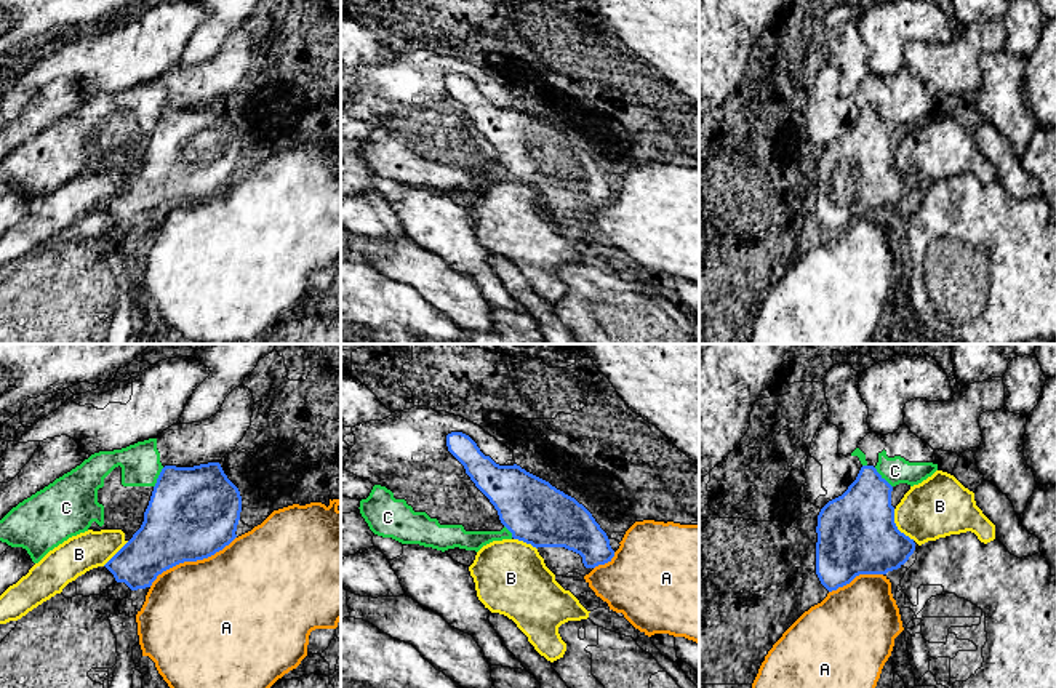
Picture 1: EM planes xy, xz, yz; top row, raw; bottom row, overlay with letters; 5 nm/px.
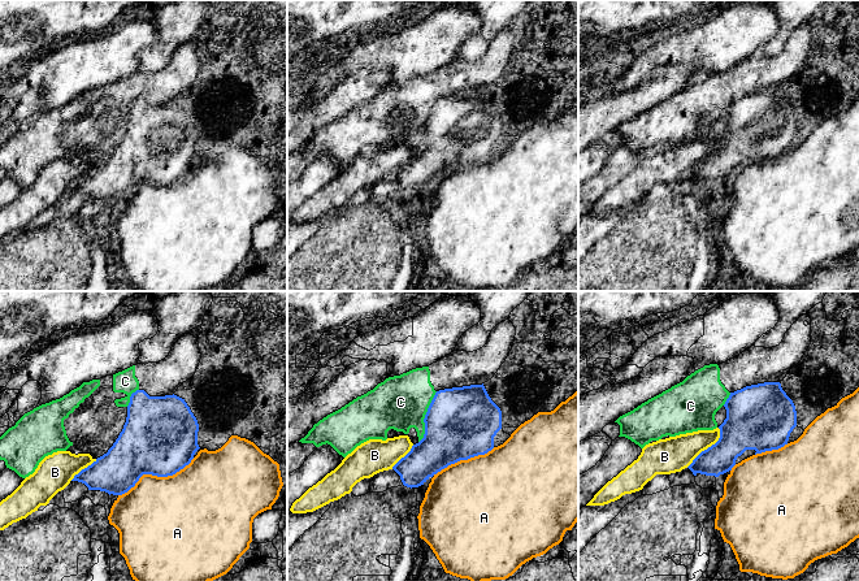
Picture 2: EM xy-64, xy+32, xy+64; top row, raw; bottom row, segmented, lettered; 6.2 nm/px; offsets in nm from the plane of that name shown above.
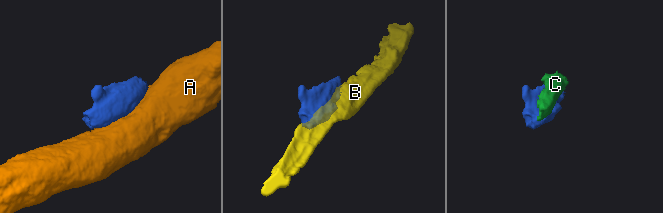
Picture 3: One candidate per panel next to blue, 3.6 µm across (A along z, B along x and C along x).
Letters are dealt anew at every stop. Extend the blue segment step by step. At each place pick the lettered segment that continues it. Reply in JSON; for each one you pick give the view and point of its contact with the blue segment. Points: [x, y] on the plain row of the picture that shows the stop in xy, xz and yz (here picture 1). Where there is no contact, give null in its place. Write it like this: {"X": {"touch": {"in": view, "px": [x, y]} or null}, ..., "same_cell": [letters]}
{"same_cell": []}

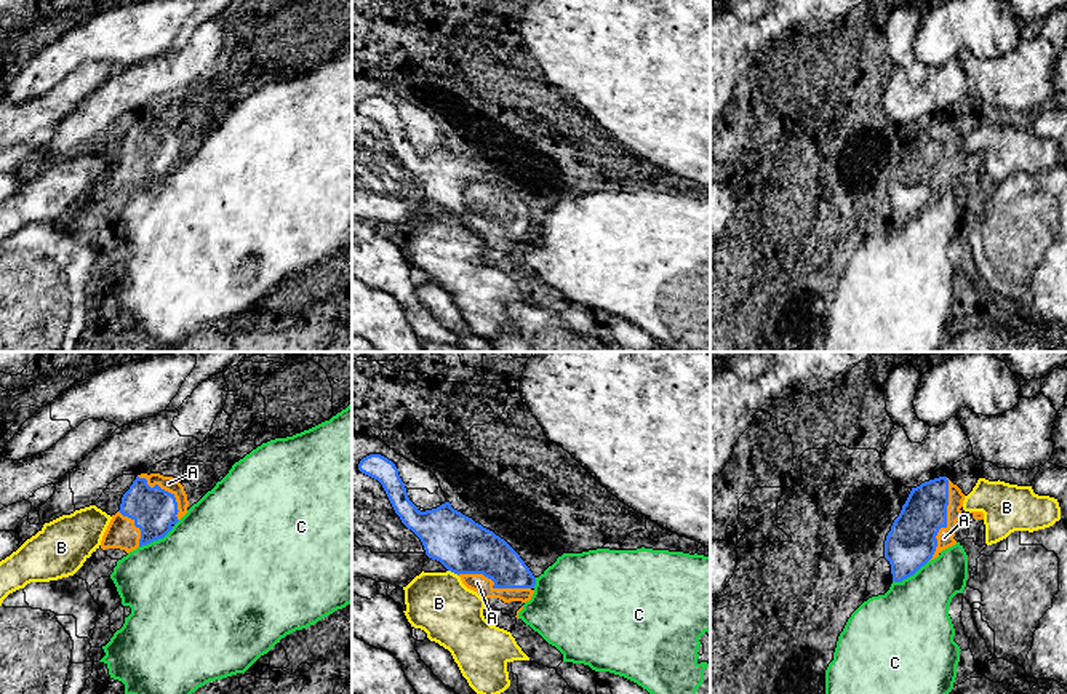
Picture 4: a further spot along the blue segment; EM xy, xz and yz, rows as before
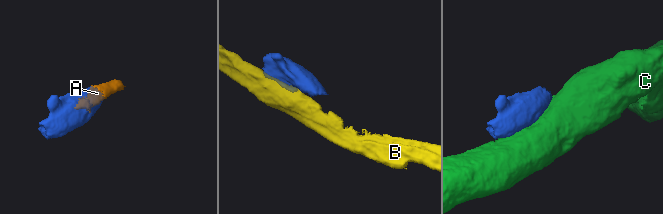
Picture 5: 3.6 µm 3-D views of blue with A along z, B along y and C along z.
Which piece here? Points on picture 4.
{"A": {"touch": {"in": "yz", "px": [946, 162]}}, "same_cell": ["A"]}

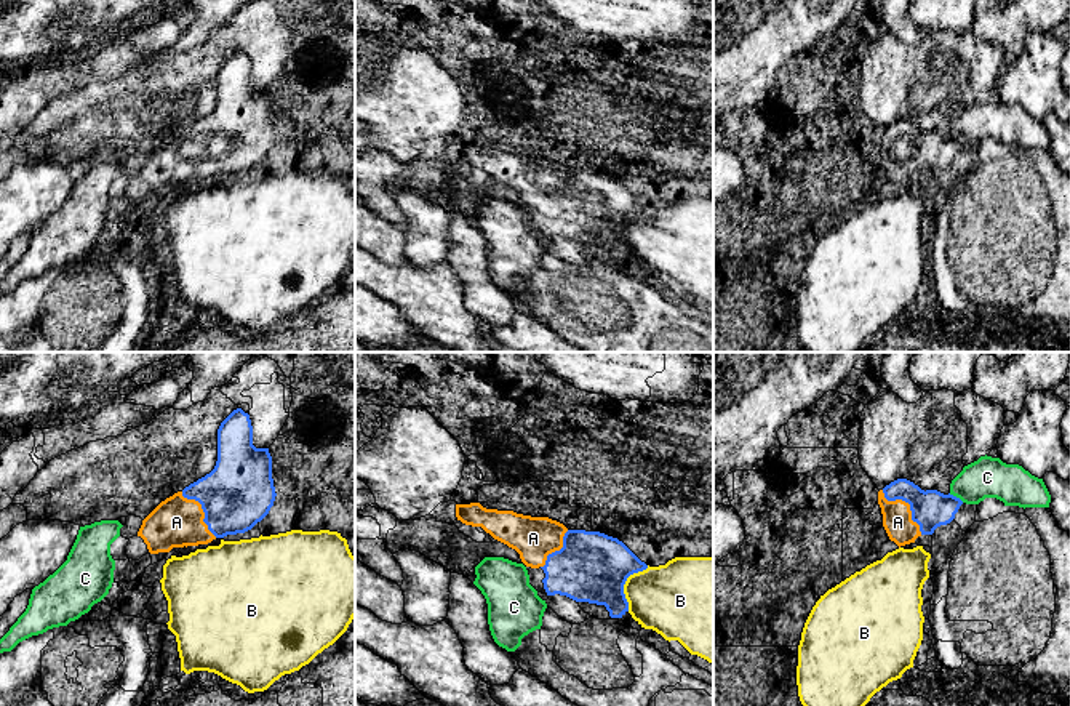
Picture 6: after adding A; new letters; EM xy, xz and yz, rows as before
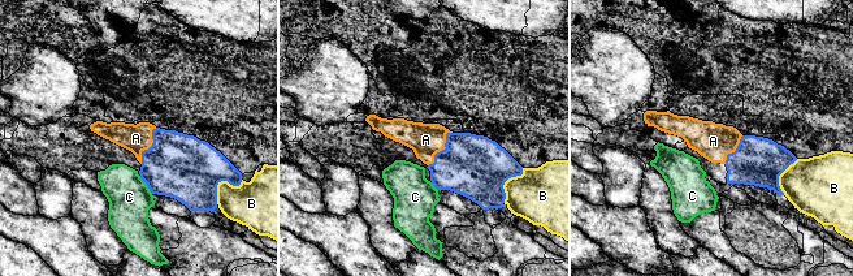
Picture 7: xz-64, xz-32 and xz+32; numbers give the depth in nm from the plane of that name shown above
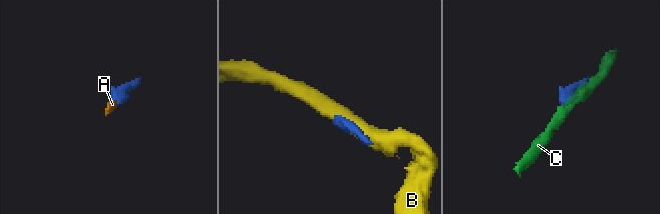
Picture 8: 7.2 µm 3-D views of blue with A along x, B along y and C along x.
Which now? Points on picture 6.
{"A": {"touch": {"in": "yz", "px": [909, 144]}}, "same_cell": ["A"]}

